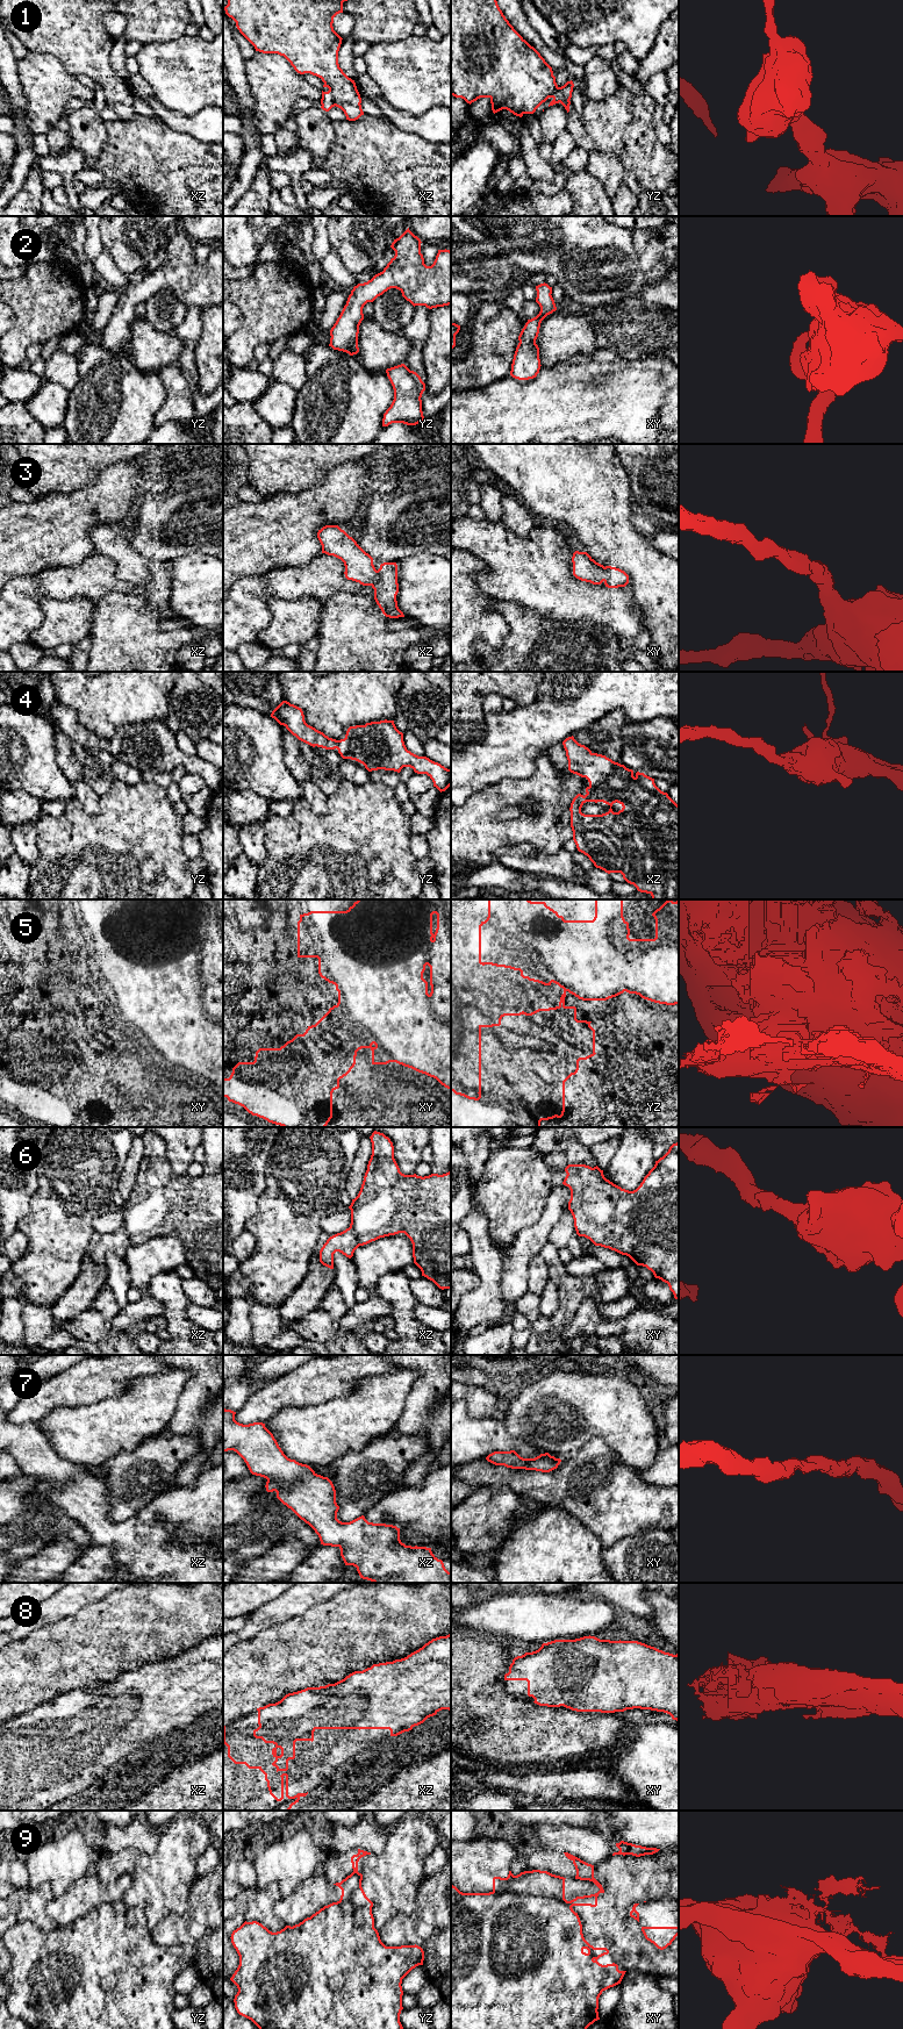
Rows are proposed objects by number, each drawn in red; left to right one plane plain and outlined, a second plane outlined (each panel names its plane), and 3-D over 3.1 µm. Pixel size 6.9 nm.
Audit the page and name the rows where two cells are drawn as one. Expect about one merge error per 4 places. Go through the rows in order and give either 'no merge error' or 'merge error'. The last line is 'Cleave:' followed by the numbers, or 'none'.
1: merge error
2: no merge error
3: no merge error
4: no merge error
5: merge error
6: no merge error
7: no merge error
8: no merge error
9: merge error
Cleave: 1, 5, 9

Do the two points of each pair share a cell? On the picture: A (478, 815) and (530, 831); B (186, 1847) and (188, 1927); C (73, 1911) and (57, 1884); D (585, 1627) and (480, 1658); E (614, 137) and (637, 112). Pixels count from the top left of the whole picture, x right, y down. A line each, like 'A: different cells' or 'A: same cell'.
A: same cell
B: different cells
C: different cells
D: different cells
E: same cell

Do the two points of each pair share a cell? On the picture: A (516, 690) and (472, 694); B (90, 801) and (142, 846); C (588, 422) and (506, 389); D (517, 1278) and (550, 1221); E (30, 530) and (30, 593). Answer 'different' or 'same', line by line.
A: same
B: different
C: same
D: same
E: different

